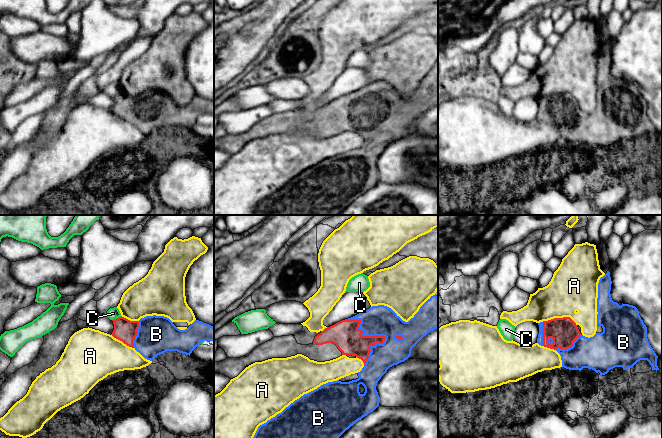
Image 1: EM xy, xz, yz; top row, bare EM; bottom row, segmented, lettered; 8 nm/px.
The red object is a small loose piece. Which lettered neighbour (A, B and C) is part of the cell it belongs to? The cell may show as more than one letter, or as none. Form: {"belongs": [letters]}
{"belongs": ["B"]}

